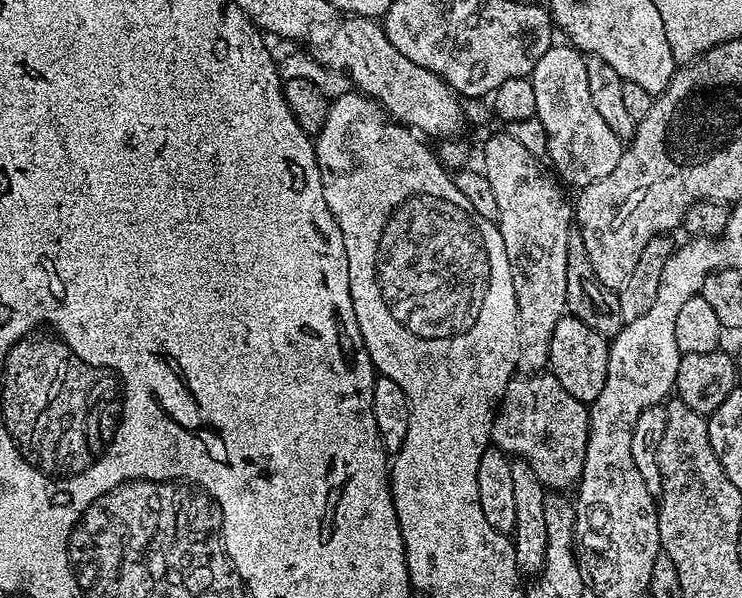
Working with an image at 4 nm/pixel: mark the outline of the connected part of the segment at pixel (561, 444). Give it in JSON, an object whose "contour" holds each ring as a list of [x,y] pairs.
{"contour":[[[520,374],[506,386],[504,397],[499,402],[496,415],[492,418],[491,443],[508,453],[509,457],[527,462],[534,470],[538,482],[548,490],[571,489],[579,485],[580,475],[586,462],[588,442],[588,409],[574,394],[563,388],[562,382],[550,374]]]}

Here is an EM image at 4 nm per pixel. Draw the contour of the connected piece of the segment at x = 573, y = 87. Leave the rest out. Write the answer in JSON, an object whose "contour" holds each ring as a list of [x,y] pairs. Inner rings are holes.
{"contour":[[[556,42],[546,50],[546,54],[542,54],[542,58],[538,58],[530,77],[537,103],[535,116],[542,126],[546,126],[547,159],[558,162],[555,171],[575,186],[593,184],[598,182],[598,178],[606,178],[606,174],[618,166],[618,158],[625,150],[620,137],[606,126],[606,122],[602,122],[602,114],[594,110],[590,88],[586,88],[584,61],[585,57],[577,49]]]}

